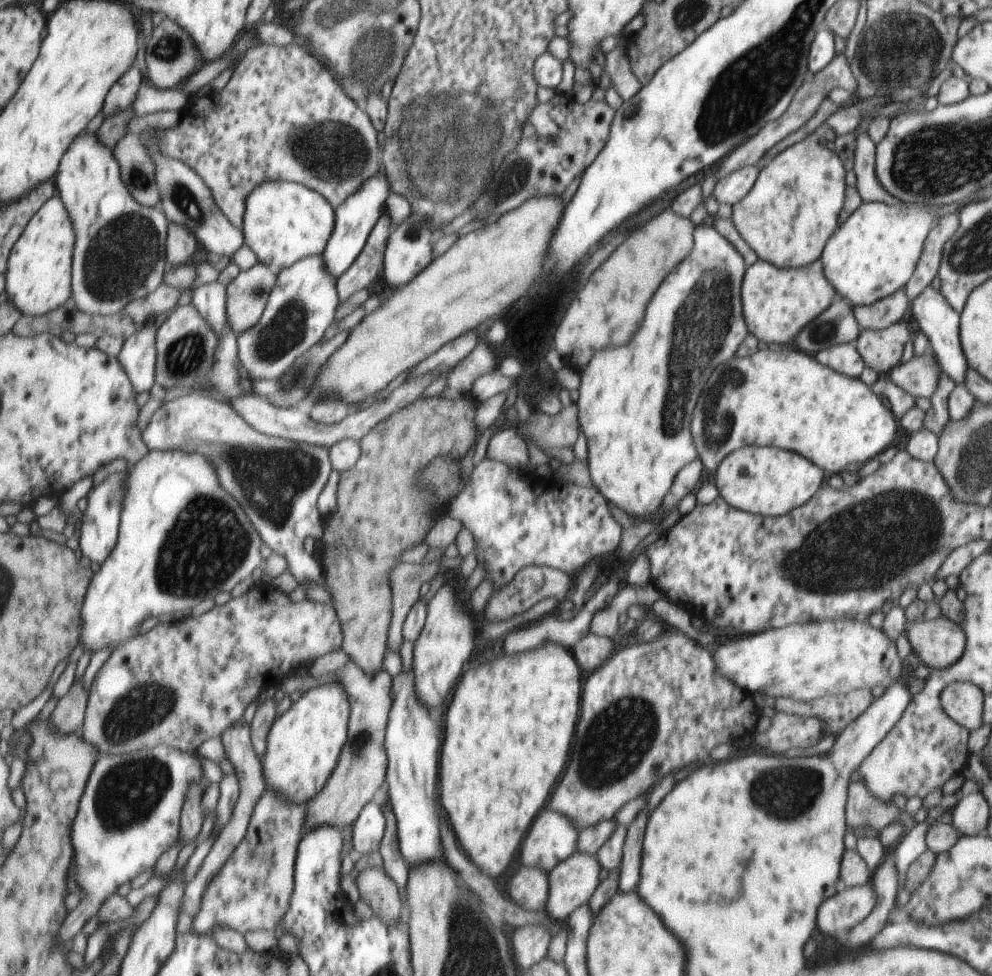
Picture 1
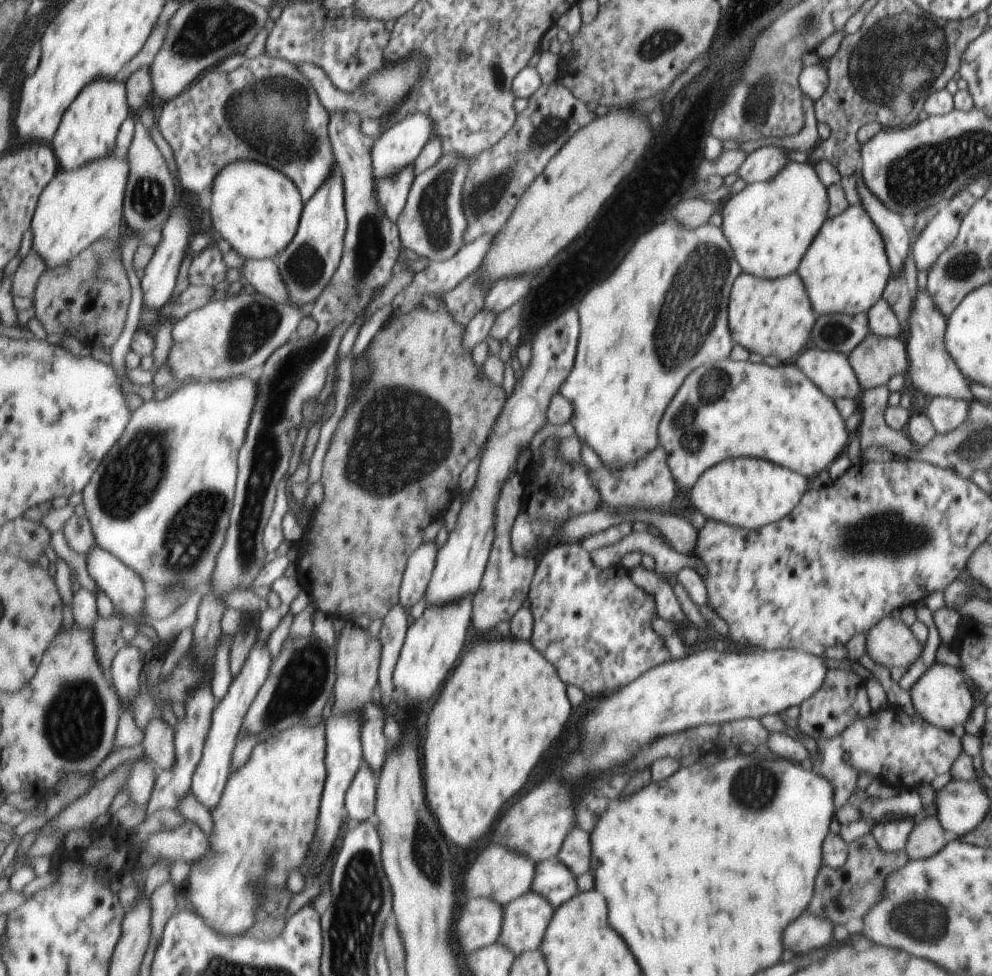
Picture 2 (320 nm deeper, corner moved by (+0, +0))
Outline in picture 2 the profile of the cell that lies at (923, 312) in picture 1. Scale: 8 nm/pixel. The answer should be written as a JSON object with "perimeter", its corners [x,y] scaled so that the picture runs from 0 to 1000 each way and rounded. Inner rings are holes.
{"perimeter":[[[866,176],[860,178],[863,198],[866,201],[865,209],[868,210],[880,230],[890,243],[891,254],[898,268],[898,277],[907,280],[909,268],[915,259],[915,232],[905,219],[894,215],[886,204],[872,191]]]}

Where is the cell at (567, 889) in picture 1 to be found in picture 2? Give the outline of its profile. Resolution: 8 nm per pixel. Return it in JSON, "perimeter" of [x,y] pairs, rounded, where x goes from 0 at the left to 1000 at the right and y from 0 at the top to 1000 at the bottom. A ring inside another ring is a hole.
{"perimeter":[[[533,912],[528,917],[517,921],[507,929],[507,947],[499,966],[515,972],[520,981],[529,974],[538,974],[547,965],[552,943],[556,941],[557,930],[545,917]]]}

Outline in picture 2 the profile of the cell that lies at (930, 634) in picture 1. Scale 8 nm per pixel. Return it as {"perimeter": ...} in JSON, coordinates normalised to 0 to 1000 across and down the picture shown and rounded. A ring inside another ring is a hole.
{"perimeter":[[[891,631],[882,641],[872,648],[871,668],[892,684],[917,682],[929,666],[928,657],[922,653],[908,634]]]}

